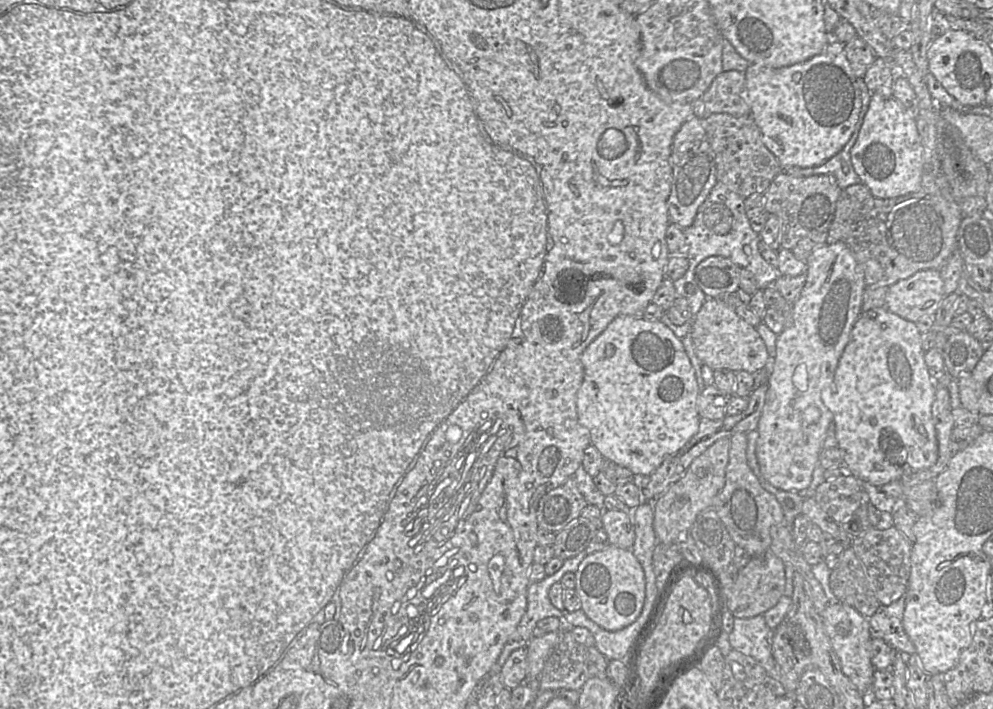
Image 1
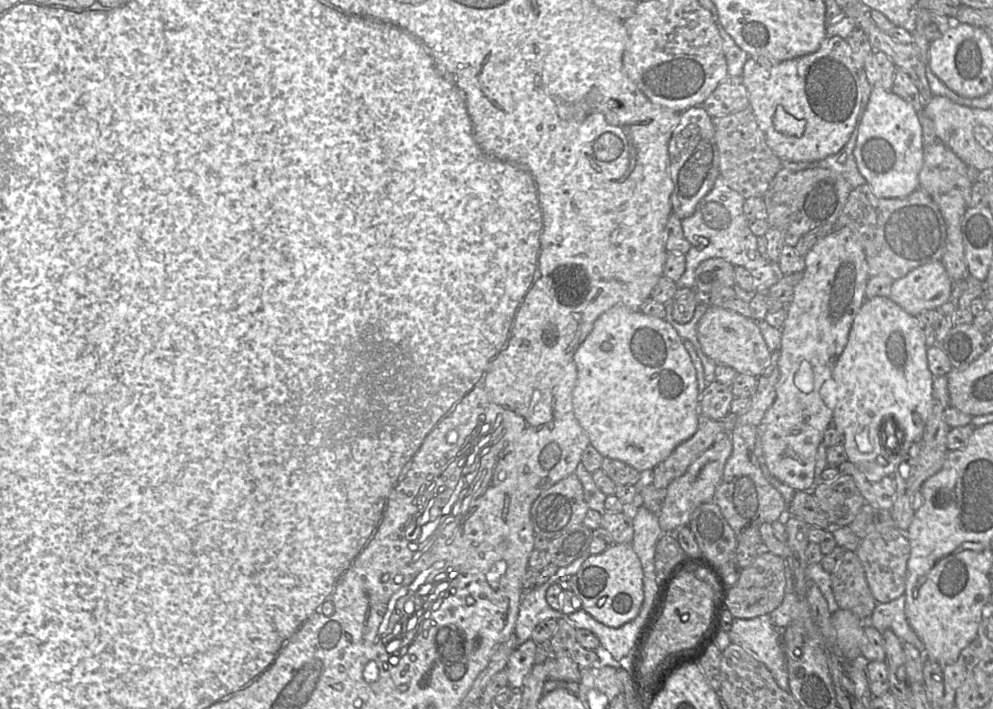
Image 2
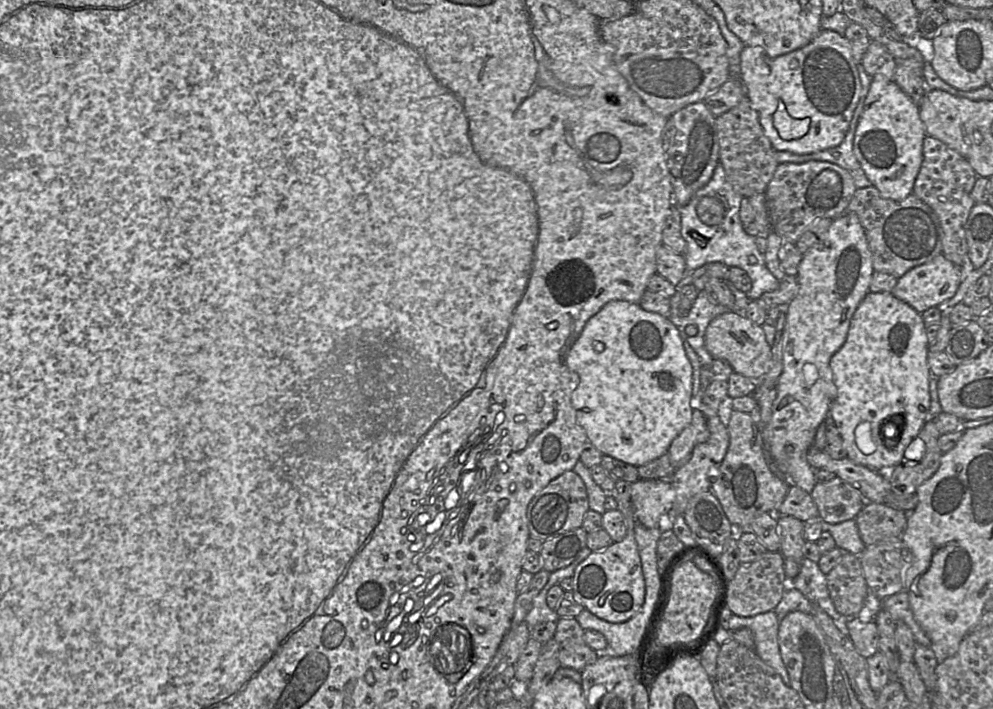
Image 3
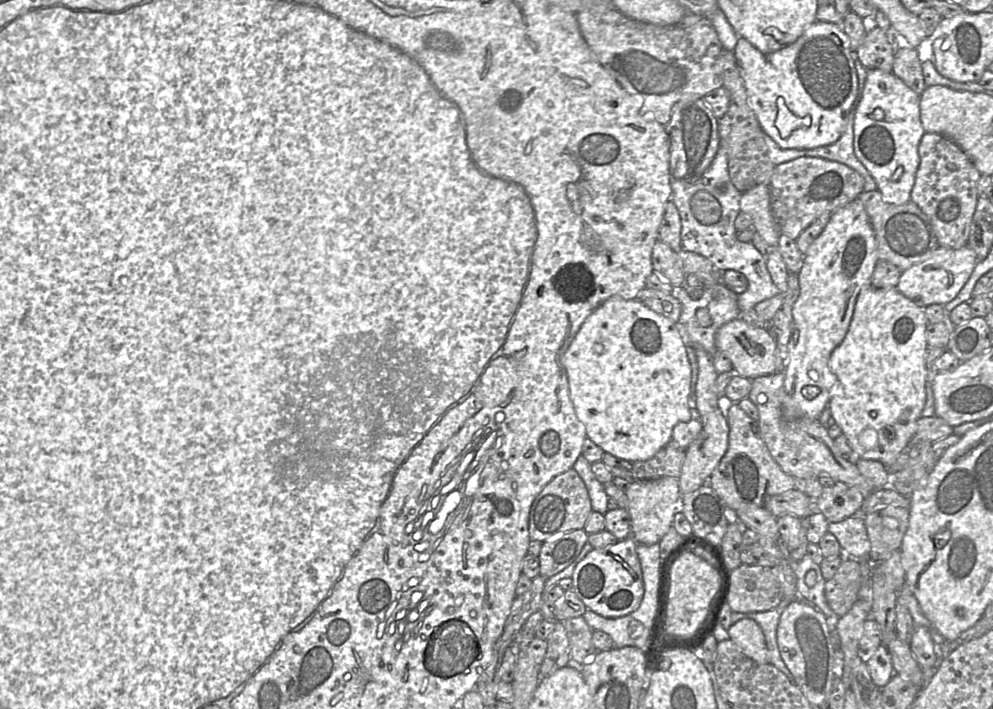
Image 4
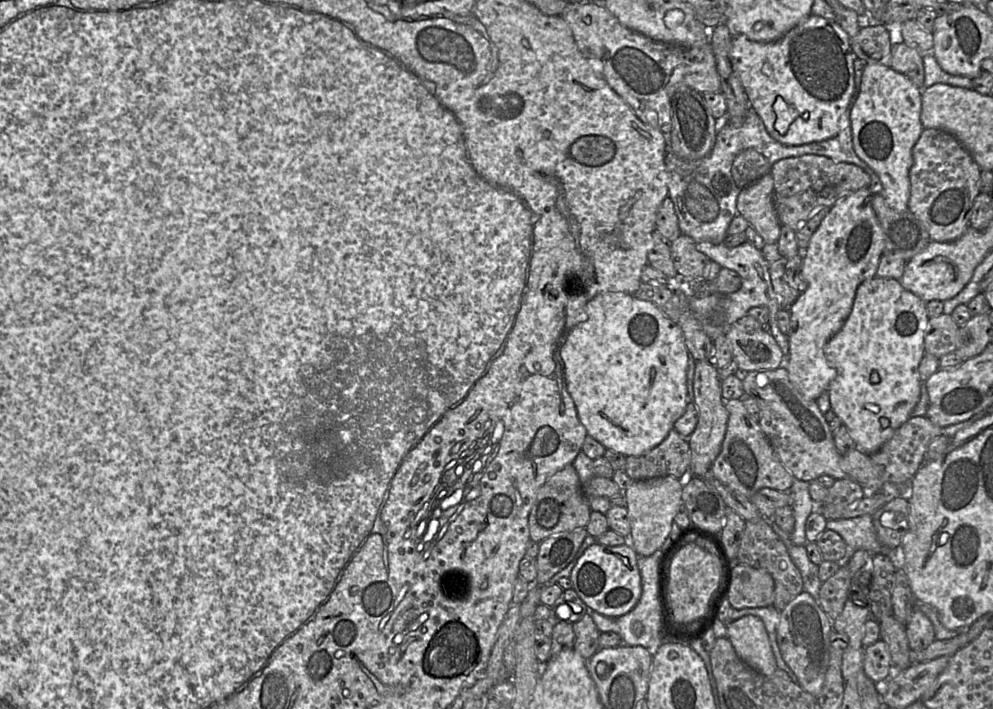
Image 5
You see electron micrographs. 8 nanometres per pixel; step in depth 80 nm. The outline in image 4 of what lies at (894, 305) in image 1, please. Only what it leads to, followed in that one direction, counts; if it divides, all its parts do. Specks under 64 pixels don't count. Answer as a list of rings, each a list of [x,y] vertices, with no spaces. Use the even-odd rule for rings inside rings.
[[[967,245],[960,249],[939,246],[924,261],[903,271],[896,288],[921,307],[931,304],[945,305],[957,296],[977,263],[975,252]]]

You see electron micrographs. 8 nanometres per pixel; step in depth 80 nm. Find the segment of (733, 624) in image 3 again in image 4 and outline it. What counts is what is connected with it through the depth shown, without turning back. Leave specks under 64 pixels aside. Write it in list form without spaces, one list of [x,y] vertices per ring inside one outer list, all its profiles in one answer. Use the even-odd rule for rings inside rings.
[[[777,609],[752,613],[732,612],[730,621],[731,624],[735,624],[744,618],[754,620],[764,633],[765,642],[769,653],[769,664],[774,665],[778,670],[786,675],[791,683],[795,684],[795,679],[783,662],[778,648],[777,627],[780,615],[781,612],[779,612]]]

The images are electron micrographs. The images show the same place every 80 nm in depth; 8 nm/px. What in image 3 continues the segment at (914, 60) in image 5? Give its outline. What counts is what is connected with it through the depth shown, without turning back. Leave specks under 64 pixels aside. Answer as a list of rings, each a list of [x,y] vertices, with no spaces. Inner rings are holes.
[[[897,59],[893,81],[919,107],[926,92],[923,64],[910,59]]]

